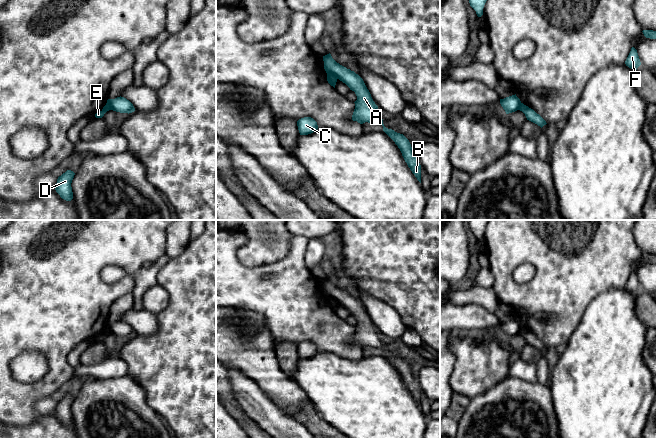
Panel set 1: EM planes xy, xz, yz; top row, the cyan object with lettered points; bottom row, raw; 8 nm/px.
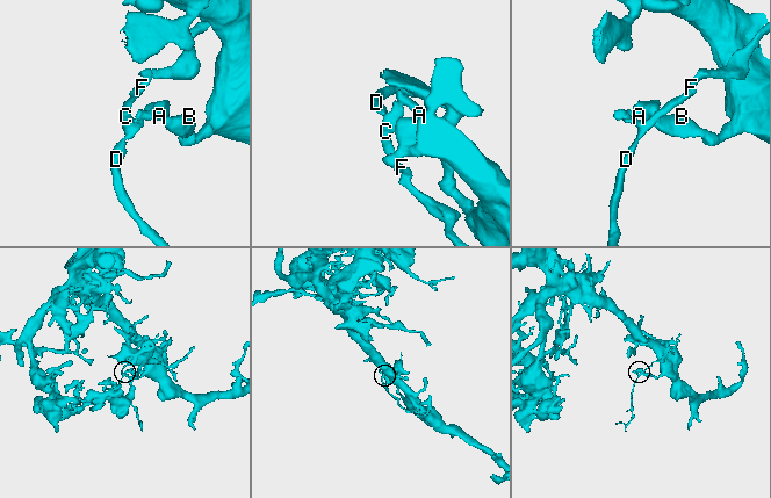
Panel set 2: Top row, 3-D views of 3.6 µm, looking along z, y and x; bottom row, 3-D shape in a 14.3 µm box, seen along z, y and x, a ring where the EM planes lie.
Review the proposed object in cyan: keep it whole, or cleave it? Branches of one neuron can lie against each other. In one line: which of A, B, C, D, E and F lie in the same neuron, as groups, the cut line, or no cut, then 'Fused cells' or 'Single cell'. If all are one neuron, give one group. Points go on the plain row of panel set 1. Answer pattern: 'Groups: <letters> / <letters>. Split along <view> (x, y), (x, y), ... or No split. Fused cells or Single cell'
Groups: A B / C D E F. Split along xz (327, 296), (337, 302). Fused cells

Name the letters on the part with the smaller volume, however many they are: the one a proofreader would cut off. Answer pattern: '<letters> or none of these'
C, D, E, F

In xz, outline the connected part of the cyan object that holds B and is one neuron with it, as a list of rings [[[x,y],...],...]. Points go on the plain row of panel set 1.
[[[330,277],[323,280],[323,285],[326,297],[334,299],[337,303],[345,307],[357,320],[357,324],[354,326],[355,333],[352,344],[360,348],[365,346],[381,348],[383,355],[398,370],[408,391],[421,407],[421,389],[418,385],[417,378],[413,375],[409,364],[403,358],[397,357],[384,350],[383,343],[378,337],[378,330],[373,325],[363,303],[354,295],[337,287]]]

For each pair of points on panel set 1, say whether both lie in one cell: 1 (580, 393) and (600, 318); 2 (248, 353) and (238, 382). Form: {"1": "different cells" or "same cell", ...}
{"1": "same cell", "2": "different cells"}

